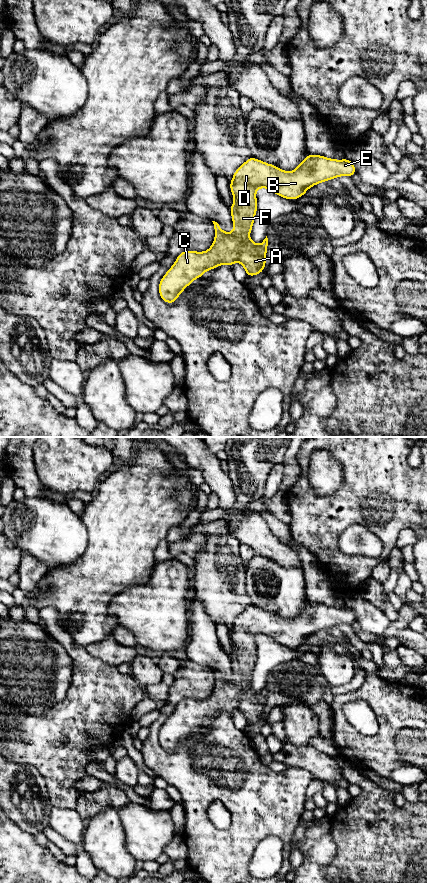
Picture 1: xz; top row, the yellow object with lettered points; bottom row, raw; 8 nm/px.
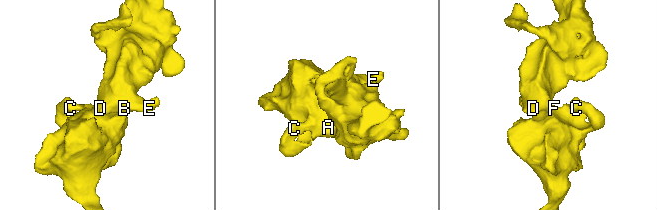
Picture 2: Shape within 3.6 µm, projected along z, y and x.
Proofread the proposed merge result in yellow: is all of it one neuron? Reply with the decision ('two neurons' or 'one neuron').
one neuron

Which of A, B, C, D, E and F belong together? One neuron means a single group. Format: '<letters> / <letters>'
A B C D E F

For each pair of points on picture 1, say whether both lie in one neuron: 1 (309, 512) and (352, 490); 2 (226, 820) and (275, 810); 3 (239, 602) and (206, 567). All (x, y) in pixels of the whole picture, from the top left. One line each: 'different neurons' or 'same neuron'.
1: same neuron
2: different neurons
3: same neuron

